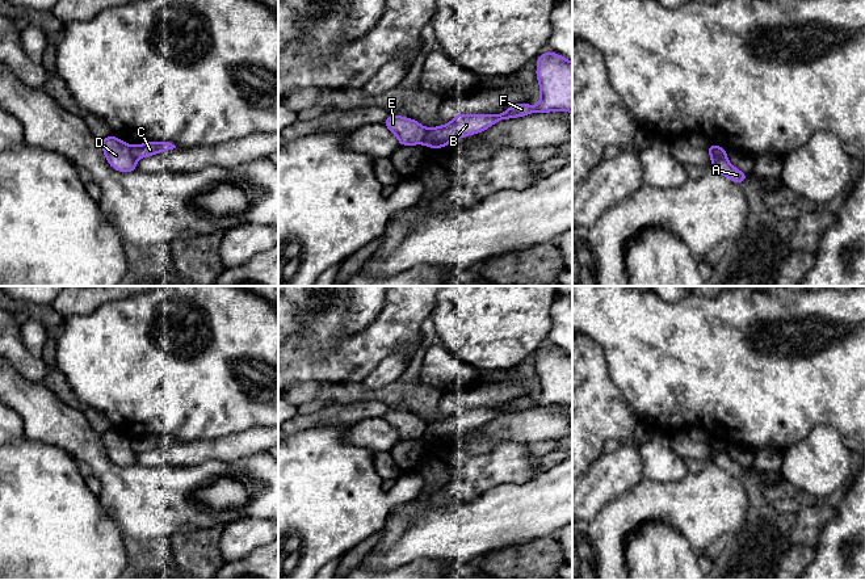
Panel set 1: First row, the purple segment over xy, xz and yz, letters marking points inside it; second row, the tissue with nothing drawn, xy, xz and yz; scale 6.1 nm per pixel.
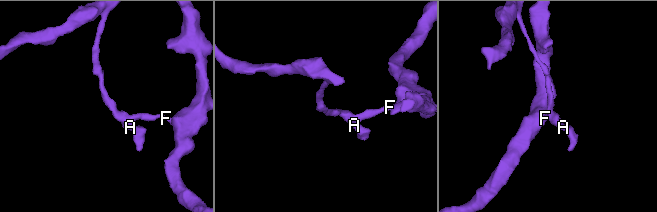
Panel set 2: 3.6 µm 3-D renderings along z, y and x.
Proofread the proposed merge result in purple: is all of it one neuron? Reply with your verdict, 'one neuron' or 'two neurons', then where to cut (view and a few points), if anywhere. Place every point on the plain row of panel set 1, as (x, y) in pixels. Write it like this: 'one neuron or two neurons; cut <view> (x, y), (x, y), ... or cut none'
two neurons; cut xy (131, 440), (131, 450), (135, 454)

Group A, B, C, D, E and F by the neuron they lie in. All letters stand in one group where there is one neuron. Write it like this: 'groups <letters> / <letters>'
groups A D E / B C F

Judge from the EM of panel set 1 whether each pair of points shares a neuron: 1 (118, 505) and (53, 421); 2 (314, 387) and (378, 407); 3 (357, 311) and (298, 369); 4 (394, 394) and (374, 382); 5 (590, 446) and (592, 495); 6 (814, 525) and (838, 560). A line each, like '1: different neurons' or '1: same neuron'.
1: same neuron
2: different neurons
3: different neurons
4: different neurons
5: different neurons
6: different neurons

